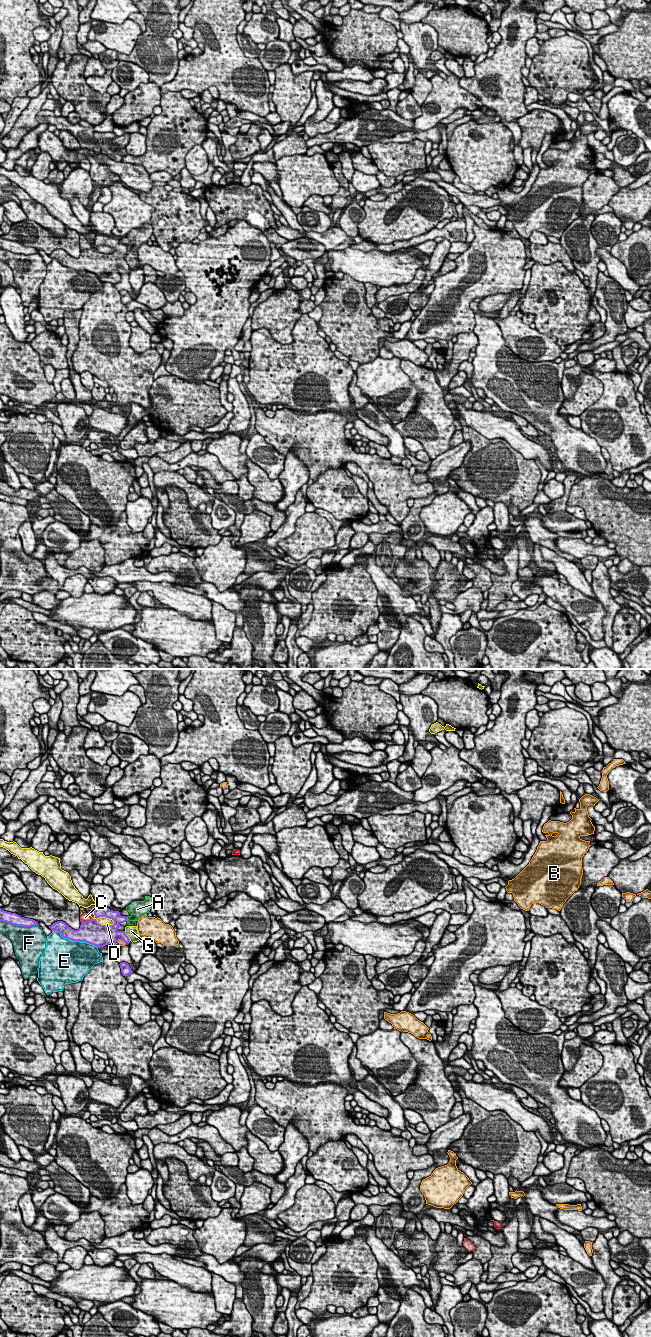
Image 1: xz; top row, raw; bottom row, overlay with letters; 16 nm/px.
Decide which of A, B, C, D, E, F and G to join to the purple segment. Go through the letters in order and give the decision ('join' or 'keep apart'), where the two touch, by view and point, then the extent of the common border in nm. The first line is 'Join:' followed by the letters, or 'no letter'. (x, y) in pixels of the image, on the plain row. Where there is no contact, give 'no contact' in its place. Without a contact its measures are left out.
Join: no letter
A: keep apart; contact xz (126, 247); length 70 nm
B: keep apart; contact xz (121, 267); length 140 nm
C: keep apart; contact xz (86, 249); length 200 nm
D: keep apart; contact xz (102, 244); length 400 nm
E: keep apart; contact xz (75, 268); length 800 nm
F: keep apart; contact xz (19, 253); length 650 nm
G: keep apart; contact xz (127, 264); length 190 nm

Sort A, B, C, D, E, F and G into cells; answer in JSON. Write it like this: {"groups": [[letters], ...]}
{"groups": [["A", "G"], ["B"], ["C"], ["D"], ["E"], ["F"]]}

